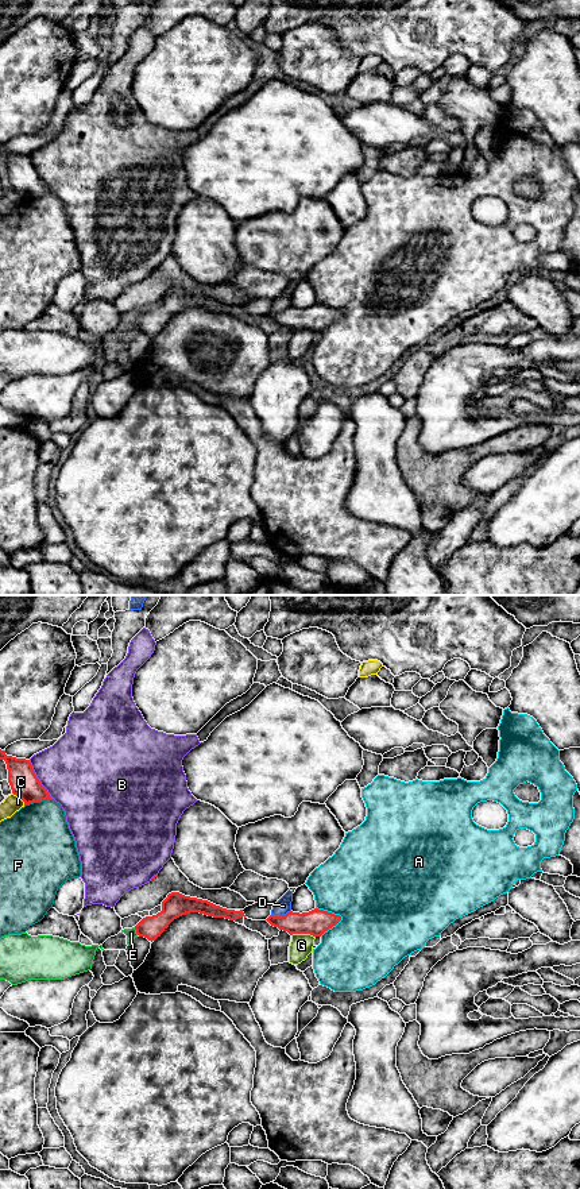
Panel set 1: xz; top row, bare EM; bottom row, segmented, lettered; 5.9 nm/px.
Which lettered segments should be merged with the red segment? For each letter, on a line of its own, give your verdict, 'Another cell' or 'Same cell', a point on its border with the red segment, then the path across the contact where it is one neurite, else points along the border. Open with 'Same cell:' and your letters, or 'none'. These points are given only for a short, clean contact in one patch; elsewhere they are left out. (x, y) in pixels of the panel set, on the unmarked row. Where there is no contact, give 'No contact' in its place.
Same cell: none
A: Another cell. Touches red at xz (332, 321)
B: Another cell. Touches red at xz (38, 174)
C: Another cell. Touches red at xz (19, 192). Boundary: xz (12, 188), (24, 199)
D: Another cell. Touches red at xz (282, 311). Boundary: xz (290, 305), (281, 311), (271, 311)
E: Another cell. Touches red at xz (136, 327)
F: Another cell. Touches red at xz (37, 196)
G: Another cell. Touches red at xz (304, 328)

